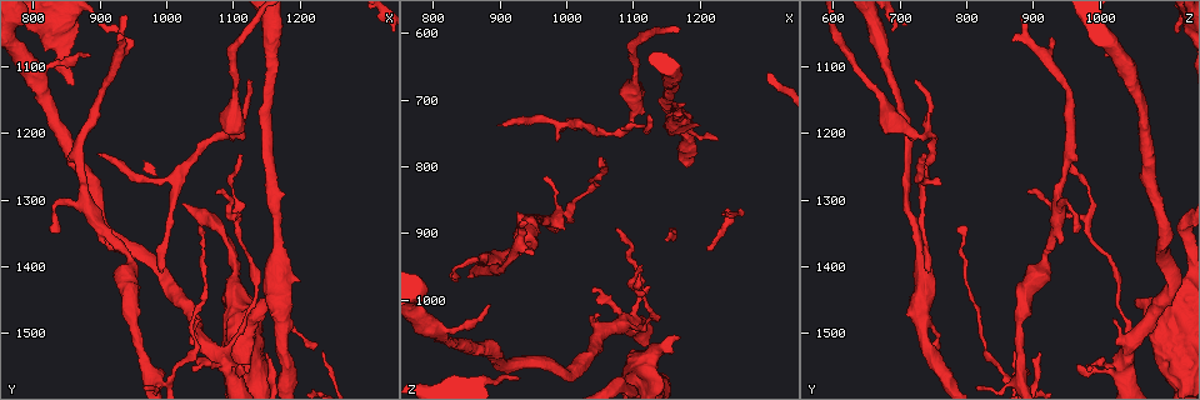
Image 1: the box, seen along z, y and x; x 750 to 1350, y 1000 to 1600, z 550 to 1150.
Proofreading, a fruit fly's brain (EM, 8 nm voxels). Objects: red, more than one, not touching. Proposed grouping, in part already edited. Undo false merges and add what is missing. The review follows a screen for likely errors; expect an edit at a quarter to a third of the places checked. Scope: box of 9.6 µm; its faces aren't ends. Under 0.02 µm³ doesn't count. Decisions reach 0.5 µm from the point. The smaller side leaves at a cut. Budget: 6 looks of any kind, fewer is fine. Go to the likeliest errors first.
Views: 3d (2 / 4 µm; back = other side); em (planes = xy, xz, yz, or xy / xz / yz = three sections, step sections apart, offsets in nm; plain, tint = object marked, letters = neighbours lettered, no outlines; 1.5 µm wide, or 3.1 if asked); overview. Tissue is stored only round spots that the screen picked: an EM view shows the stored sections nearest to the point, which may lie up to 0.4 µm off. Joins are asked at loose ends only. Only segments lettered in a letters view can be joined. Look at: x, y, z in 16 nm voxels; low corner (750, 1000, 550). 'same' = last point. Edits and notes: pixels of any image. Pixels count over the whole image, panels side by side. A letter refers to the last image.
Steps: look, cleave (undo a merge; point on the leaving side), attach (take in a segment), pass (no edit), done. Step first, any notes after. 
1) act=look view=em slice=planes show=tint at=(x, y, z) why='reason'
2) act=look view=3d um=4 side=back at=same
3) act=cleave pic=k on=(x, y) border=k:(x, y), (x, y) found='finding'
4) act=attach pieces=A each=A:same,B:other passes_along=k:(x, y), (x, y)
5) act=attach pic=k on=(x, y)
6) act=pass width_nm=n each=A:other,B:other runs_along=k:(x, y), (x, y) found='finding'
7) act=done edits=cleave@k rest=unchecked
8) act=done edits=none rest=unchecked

act=look view=em slice=planes show=letters at=(900, 1230, 740)

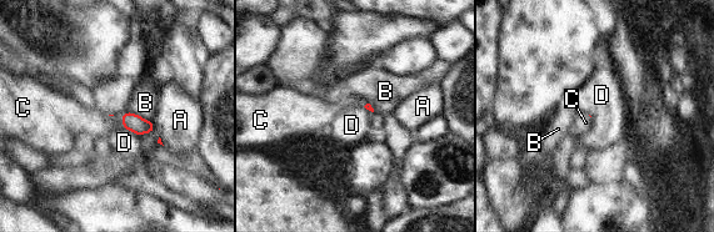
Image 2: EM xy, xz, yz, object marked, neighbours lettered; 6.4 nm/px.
act=attach pieces=C each=A:other,B:other,C:same,D:other found='it goes on there'

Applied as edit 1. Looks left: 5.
act=look view=em slice=planes show=letters at=(935, 1055, 925) why='free end'

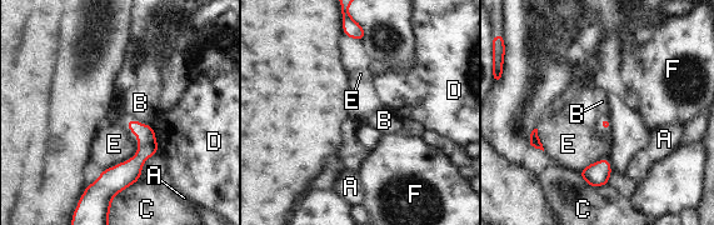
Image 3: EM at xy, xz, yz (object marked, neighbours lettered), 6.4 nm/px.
act=pass longest_contact=E:320nm each=A:other,B:other,C:other,D:other,E:other,F:other runs_along=3:(148, 128), (144, 153), (98, 186) found='no lettered segment goes on from it'

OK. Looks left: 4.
act=look view=3d um=2 at=(1075, 1285, 895) why='branch stops here'

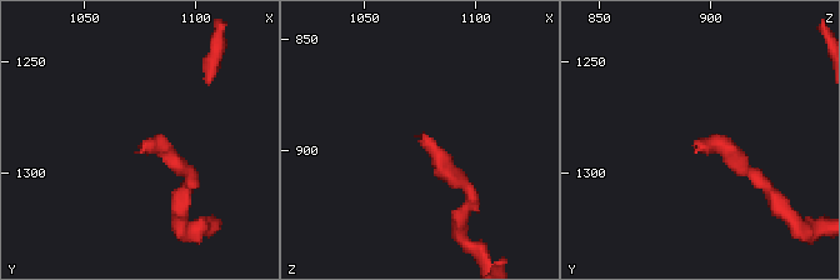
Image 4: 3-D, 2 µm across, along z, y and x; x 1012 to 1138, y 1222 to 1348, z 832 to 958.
act=look view=em slice=planes show=letters at=(1076, 1290, 894) why='now the EM'

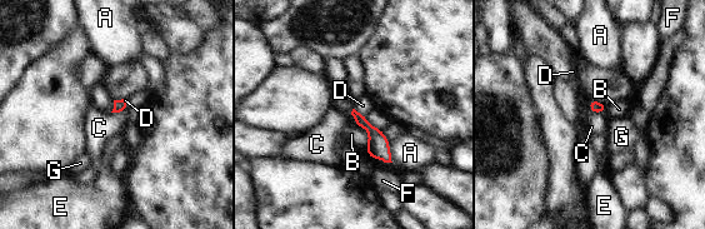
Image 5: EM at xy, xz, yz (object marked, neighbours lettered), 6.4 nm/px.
act=pass each=A:other,B:other,C:other,D:other,E:other,F:other,G:other border=5:(604, 111), (595, 111), (593, 114) found='none of them fits'

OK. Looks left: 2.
act=done edits=attach@2 rest=unchecked

